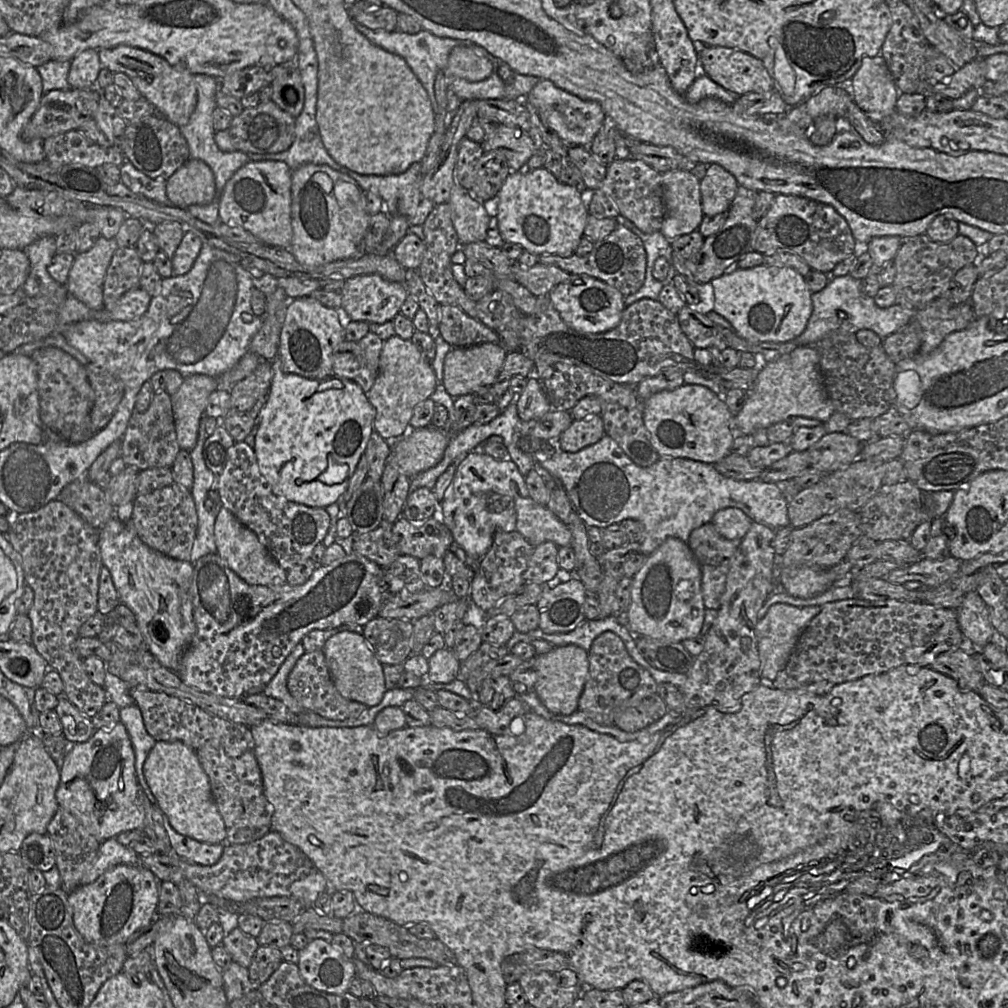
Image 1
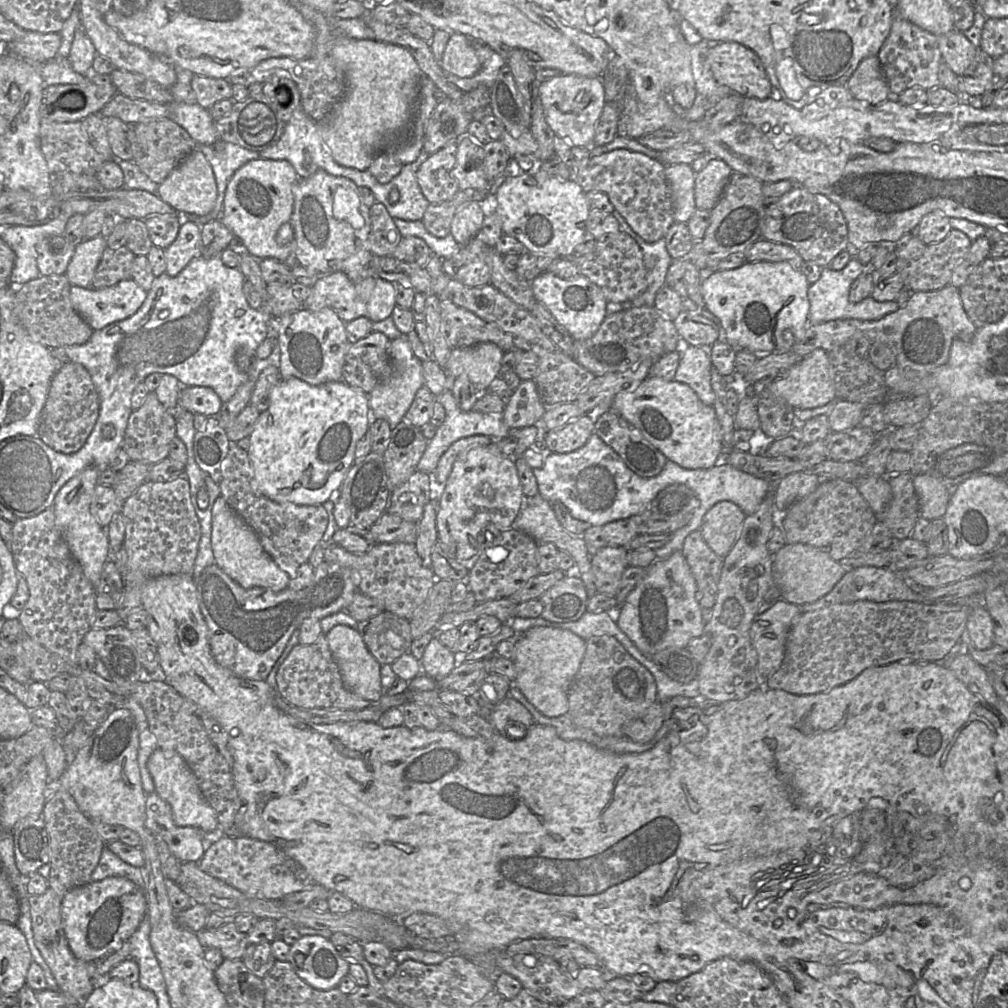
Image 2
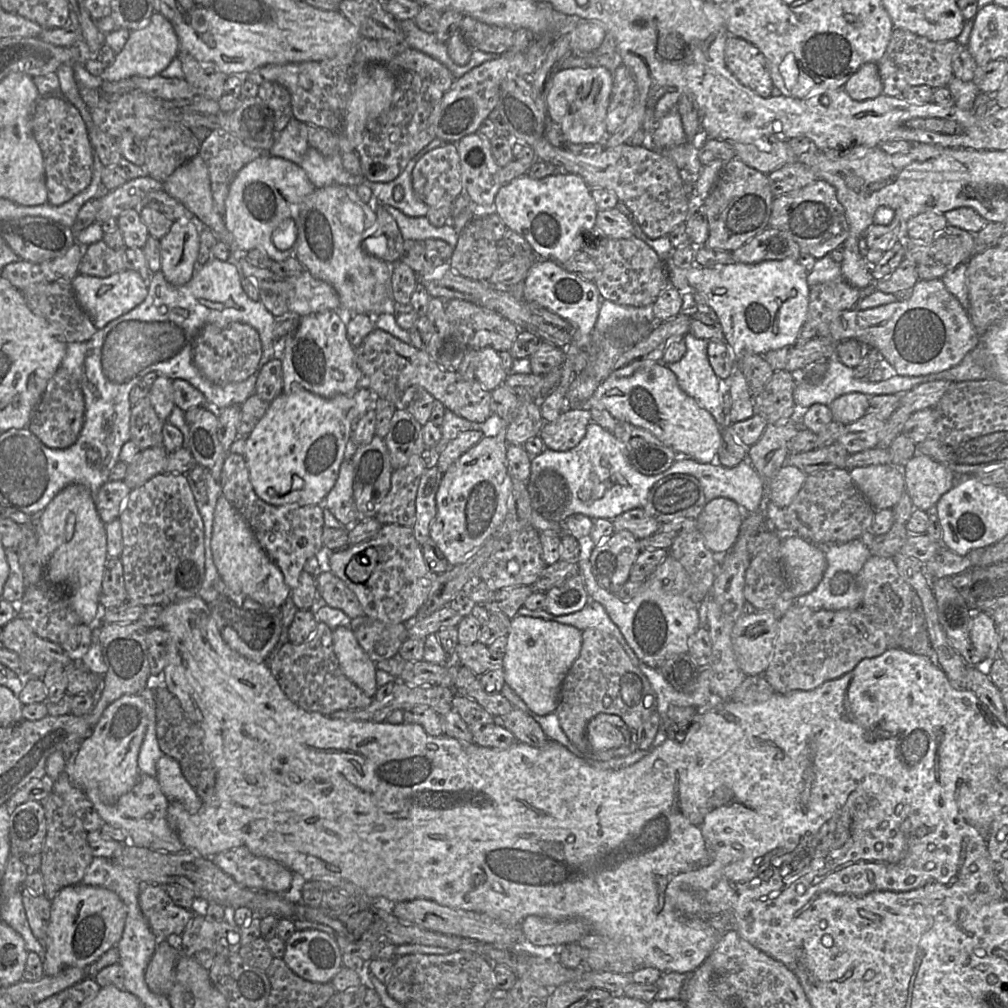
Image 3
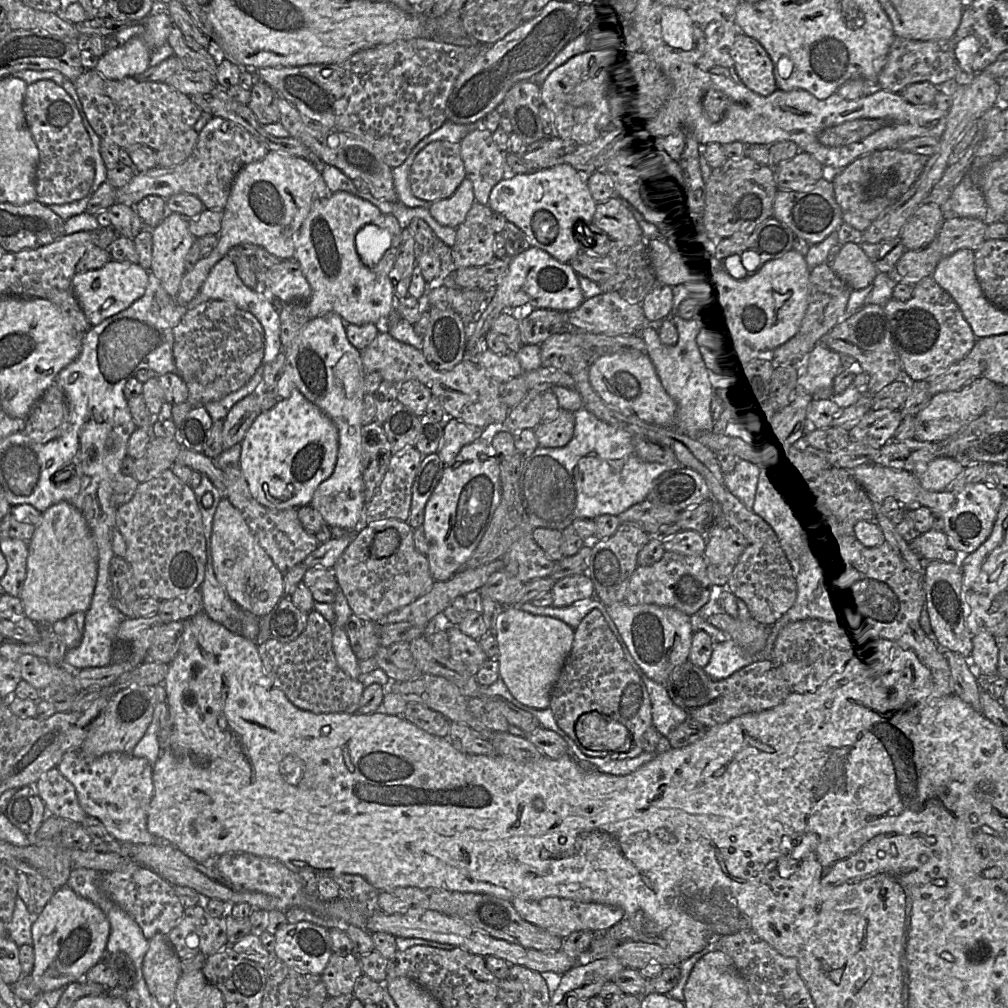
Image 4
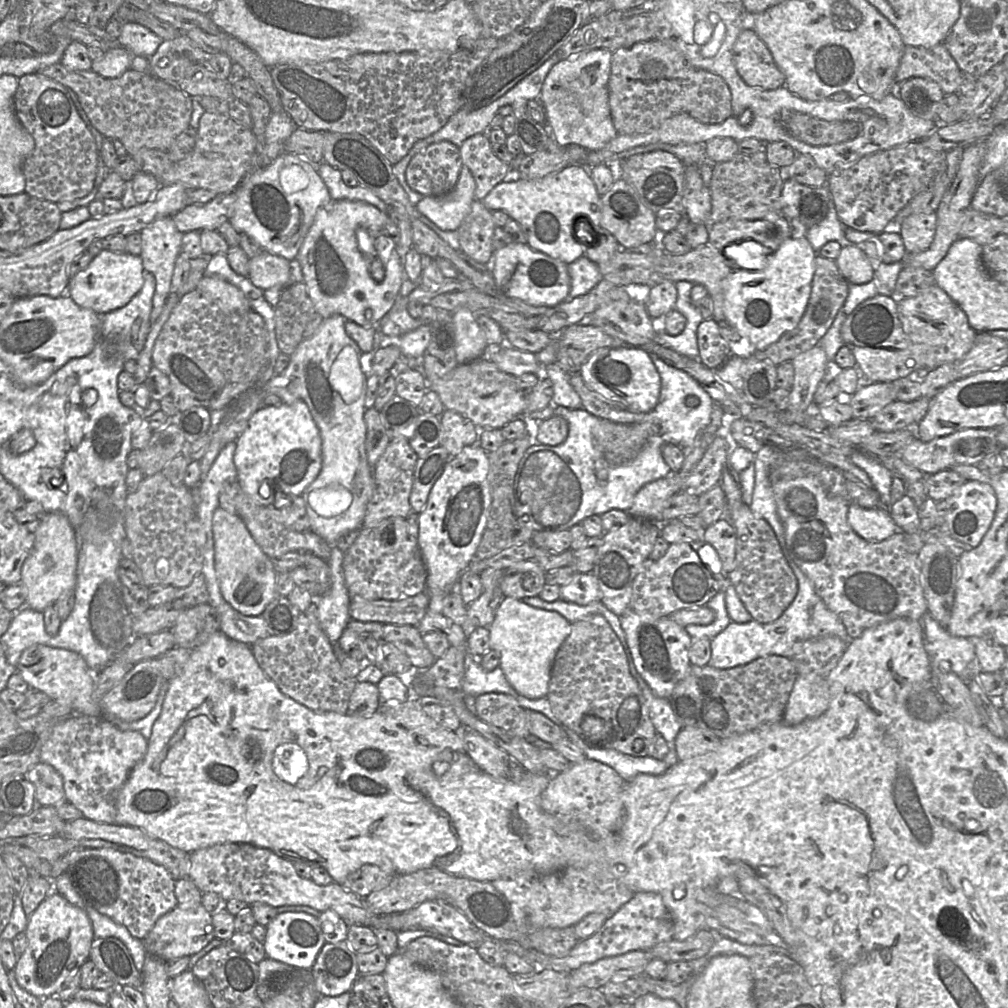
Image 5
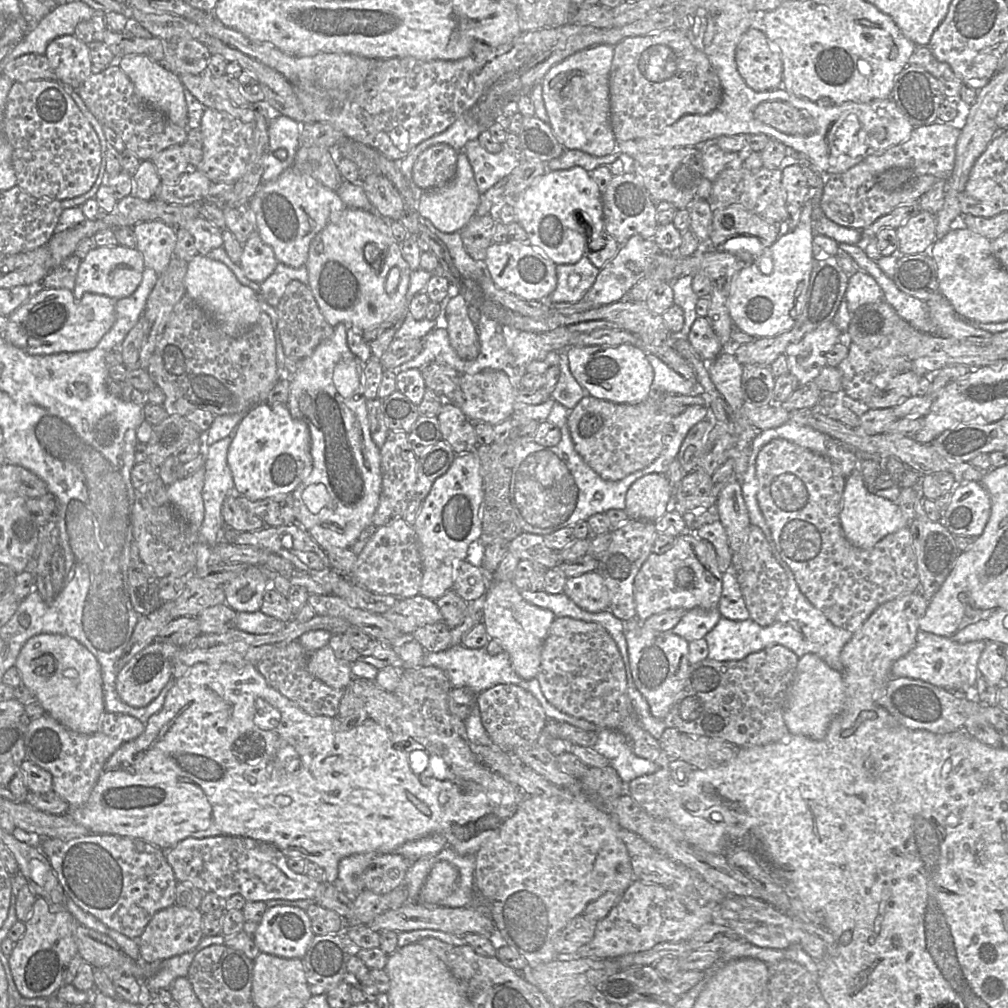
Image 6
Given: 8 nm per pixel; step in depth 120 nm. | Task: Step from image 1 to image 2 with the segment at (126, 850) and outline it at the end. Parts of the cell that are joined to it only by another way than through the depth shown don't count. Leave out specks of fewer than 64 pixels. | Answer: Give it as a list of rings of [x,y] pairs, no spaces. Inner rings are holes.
[[[104,845],[99,862],[91,874],[90,880],[91,882],[96,882],[112,876],[125,877],[145,890],[145,883],[140,868],[124,862]]]

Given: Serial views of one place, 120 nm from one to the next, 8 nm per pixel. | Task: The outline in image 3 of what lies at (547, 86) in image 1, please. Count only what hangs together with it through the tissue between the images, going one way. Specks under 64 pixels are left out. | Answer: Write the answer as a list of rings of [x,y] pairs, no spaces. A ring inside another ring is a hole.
[[[607,68],[559,69],[551,79],[546,96],[548,119],[557,123],[566,141],[573,144],[597,144],[607,135],[606,115],[613,86],[613,74]]]

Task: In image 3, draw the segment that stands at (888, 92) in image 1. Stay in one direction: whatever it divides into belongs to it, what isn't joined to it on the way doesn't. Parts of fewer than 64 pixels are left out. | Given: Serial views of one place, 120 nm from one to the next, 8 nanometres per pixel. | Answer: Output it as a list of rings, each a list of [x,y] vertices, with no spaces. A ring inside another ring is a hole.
[[[869,62],[860,66],[846,81],[843,89],[856,101],[872,99],[882,94],[877,64]]]

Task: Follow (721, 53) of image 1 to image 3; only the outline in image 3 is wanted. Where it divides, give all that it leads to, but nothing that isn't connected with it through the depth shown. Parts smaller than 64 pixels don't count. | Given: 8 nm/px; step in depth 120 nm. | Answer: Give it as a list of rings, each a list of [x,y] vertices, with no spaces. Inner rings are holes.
[[[729,36],[724,51],[728,70],[746,87],[757,95],[771,96],[774,85],[764,55],[750,42]]]

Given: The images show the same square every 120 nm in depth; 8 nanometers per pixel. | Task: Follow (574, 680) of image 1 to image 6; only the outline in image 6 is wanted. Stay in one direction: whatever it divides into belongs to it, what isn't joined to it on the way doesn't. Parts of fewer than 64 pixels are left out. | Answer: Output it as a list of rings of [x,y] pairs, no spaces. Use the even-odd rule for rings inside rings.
[[[512,581],[492,582],[483,596],[483,620],[490,639],[496,639],[507,652],[516,674],[524,680],[538,675],[541,652],[551,624],[556,616],[548,609],[526,602]]]

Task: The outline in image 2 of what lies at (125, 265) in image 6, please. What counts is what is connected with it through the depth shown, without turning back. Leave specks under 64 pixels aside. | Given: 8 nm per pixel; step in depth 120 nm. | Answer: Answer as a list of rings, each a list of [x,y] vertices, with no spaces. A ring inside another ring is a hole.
[[[132,278],[101,289],[73,285],[70,289],[74,309],[93,330],[103,329],[134,315],[147,294]]]

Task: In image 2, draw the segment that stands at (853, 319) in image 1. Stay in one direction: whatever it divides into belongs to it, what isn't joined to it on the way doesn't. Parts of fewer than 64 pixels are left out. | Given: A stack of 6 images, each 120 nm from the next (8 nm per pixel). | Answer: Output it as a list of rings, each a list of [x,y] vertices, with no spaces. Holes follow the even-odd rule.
[[[853,255],[847,265],[841,270],[832,270],[828,266],[822,268],[820,278],[808,288],[810,303],[808,322],[816,325],[837,319],[879,320],[885,315],[899,309],[897,301],[876,301],[871,295],[860,302],[853,303],[849,300],[852,283],[865,271],[863,266]]]

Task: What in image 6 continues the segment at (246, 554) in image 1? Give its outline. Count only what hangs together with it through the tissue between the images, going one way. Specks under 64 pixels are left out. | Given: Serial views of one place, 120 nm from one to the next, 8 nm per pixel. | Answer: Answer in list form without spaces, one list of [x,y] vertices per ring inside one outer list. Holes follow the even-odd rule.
[[[258,566],[248,567],[235,578],[223,585],[225,600],[236,612],[256,612],[260,610],[263,595],[270,586],[270,580]]]

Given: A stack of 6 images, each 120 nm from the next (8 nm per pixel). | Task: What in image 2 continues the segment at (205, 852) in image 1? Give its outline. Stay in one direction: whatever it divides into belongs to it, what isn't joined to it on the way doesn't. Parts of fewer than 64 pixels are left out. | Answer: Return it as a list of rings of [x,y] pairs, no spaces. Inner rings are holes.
[[[156,792],[146,795],[145,826],[164,840],[170,852],[181,862],[199,862],[207,846],[207,837],[197,828],[177,826],[172,808]]]

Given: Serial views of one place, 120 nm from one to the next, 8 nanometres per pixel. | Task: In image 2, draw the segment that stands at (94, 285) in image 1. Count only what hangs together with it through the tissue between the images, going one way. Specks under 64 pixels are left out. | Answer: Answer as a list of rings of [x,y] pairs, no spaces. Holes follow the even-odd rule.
[[[102,235],[84,239],[76,246],[66,271],[71,285],[93,288],[94,274],[106,247],[106,238]]]

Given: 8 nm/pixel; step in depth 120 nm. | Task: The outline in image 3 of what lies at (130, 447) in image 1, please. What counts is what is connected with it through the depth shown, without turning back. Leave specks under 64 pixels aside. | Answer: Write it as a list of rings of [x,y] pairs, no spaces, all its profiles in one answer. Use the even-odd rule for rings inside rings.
[[[148,396],[132,405],[130,416],[130,440],[140,451],[163,445],[162,428],[166,421],[161,420]]]

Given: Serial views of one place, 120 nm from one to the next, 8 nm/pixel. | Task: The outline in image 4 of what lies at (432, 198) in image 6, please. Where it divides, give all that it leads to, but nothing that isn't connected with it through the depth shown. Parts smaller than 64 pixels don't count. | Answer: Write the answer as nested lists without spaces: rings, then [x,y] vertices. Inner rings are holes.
[[[464,178],[452,196],[429,203],[428,211],[442,226],[456,229],[464,221],[474,202],[472,182]]]

